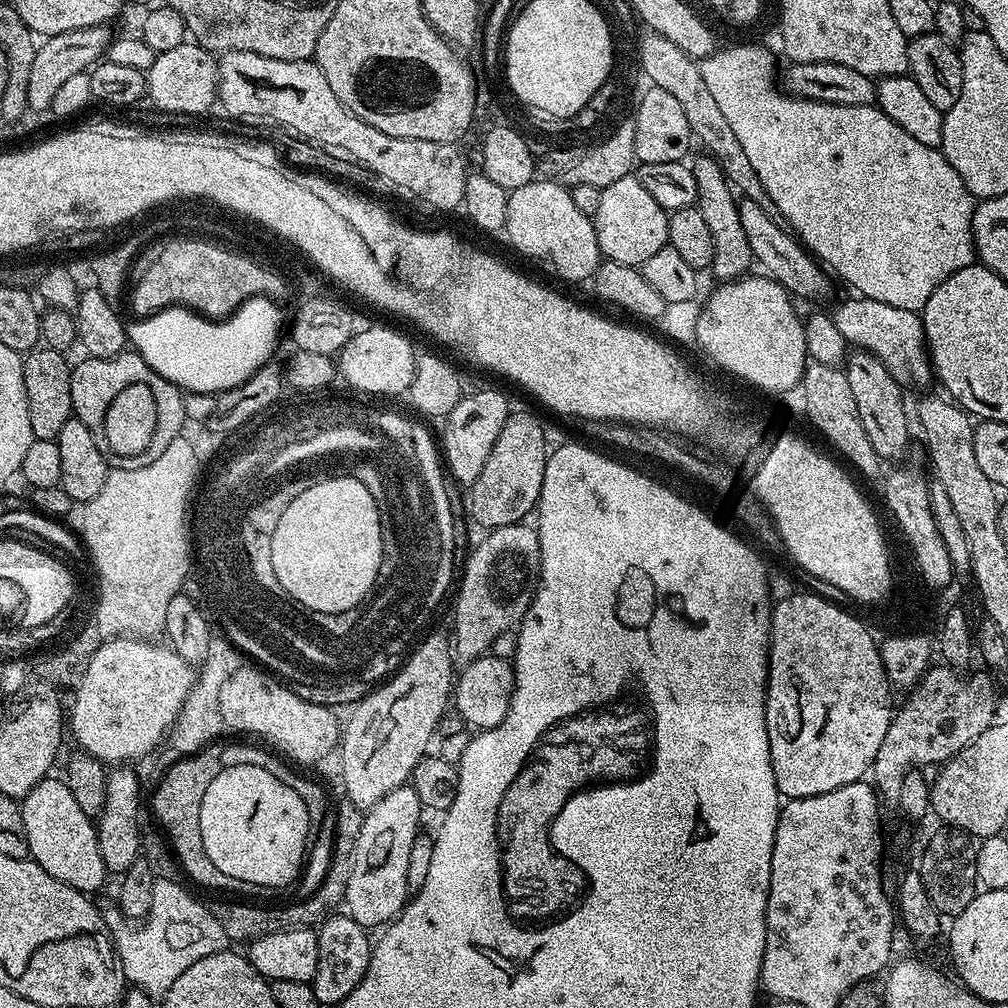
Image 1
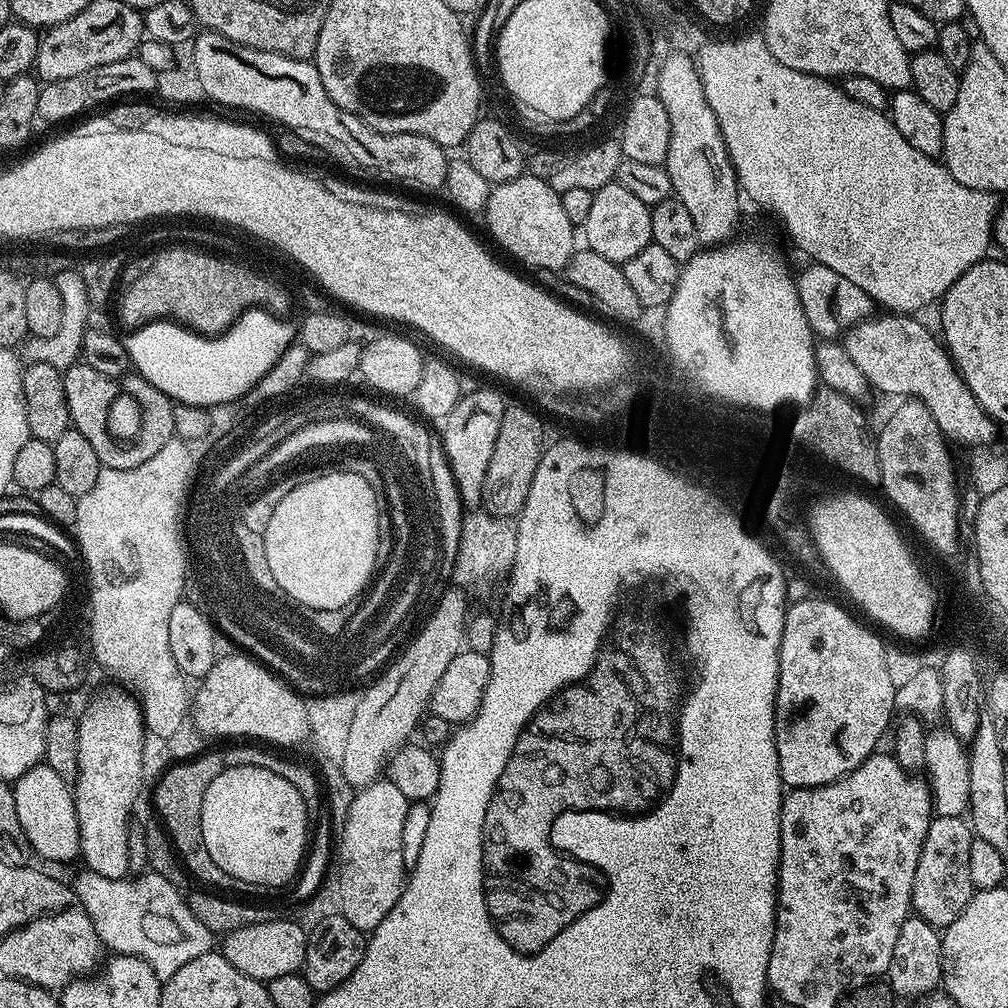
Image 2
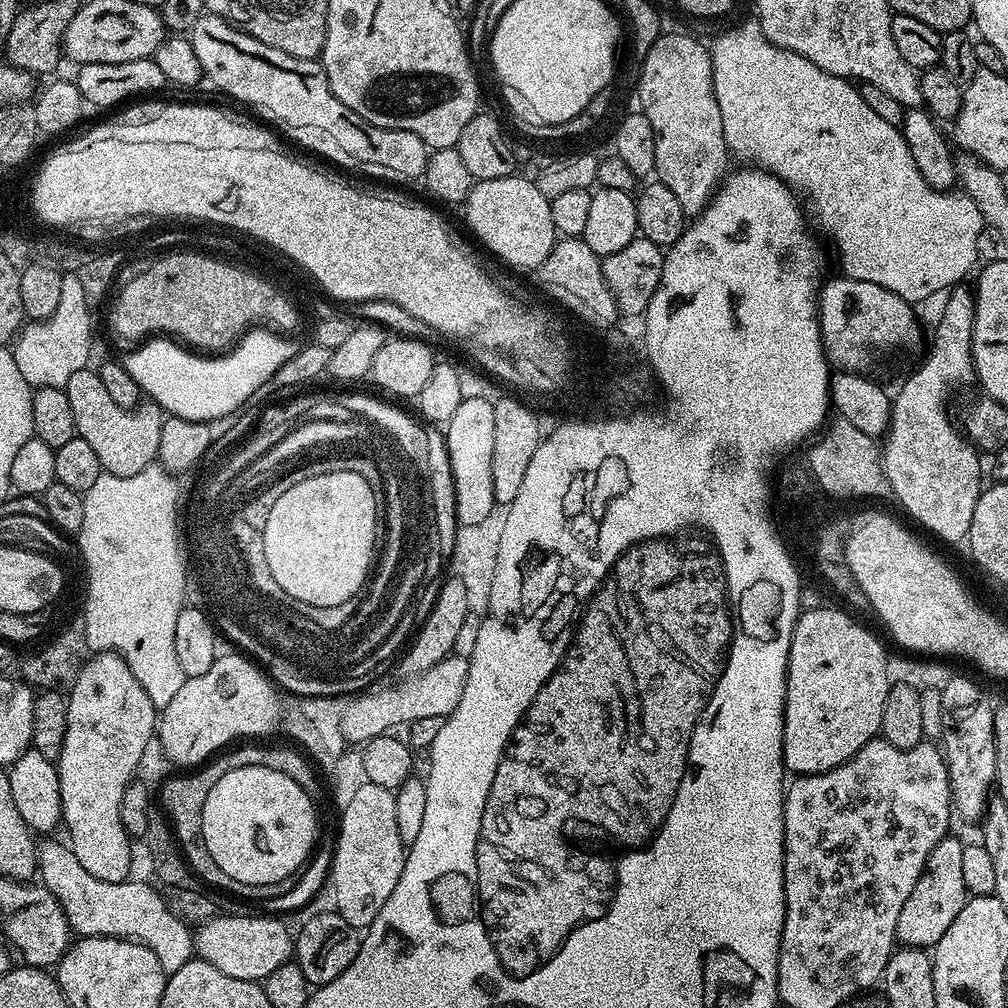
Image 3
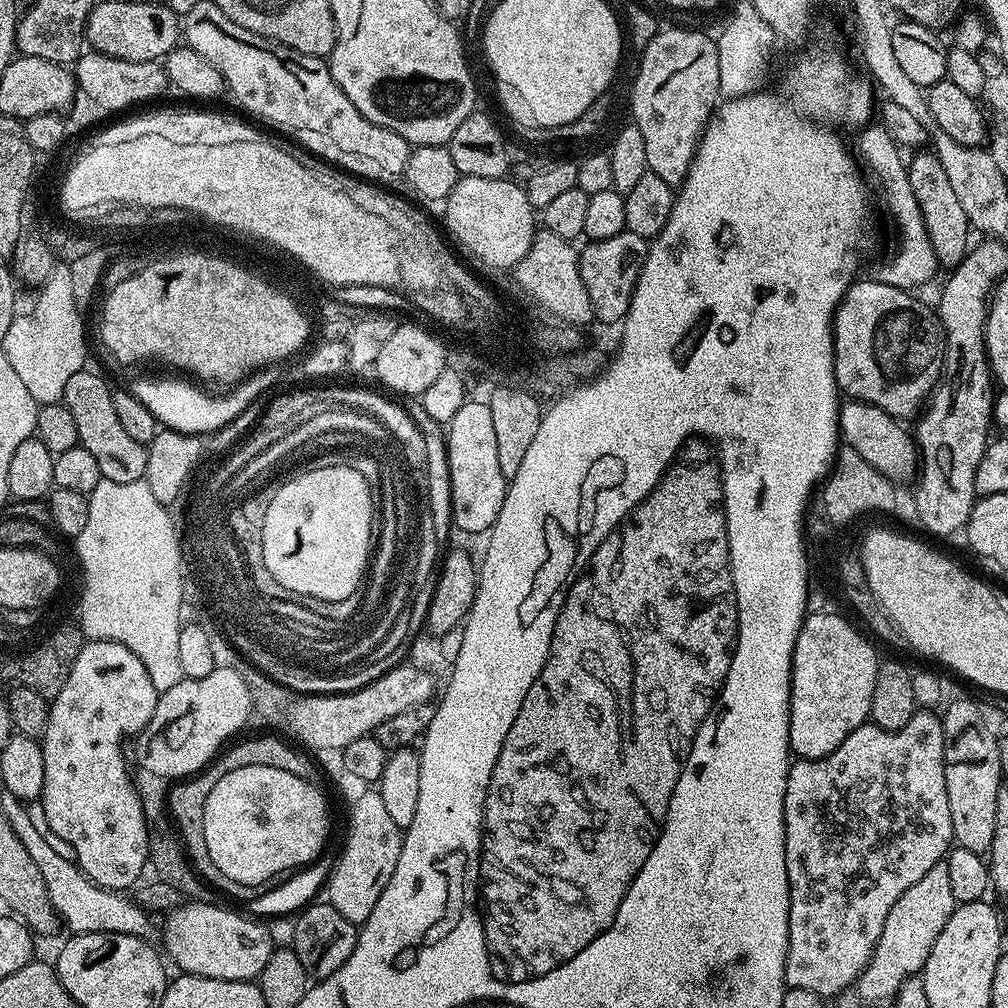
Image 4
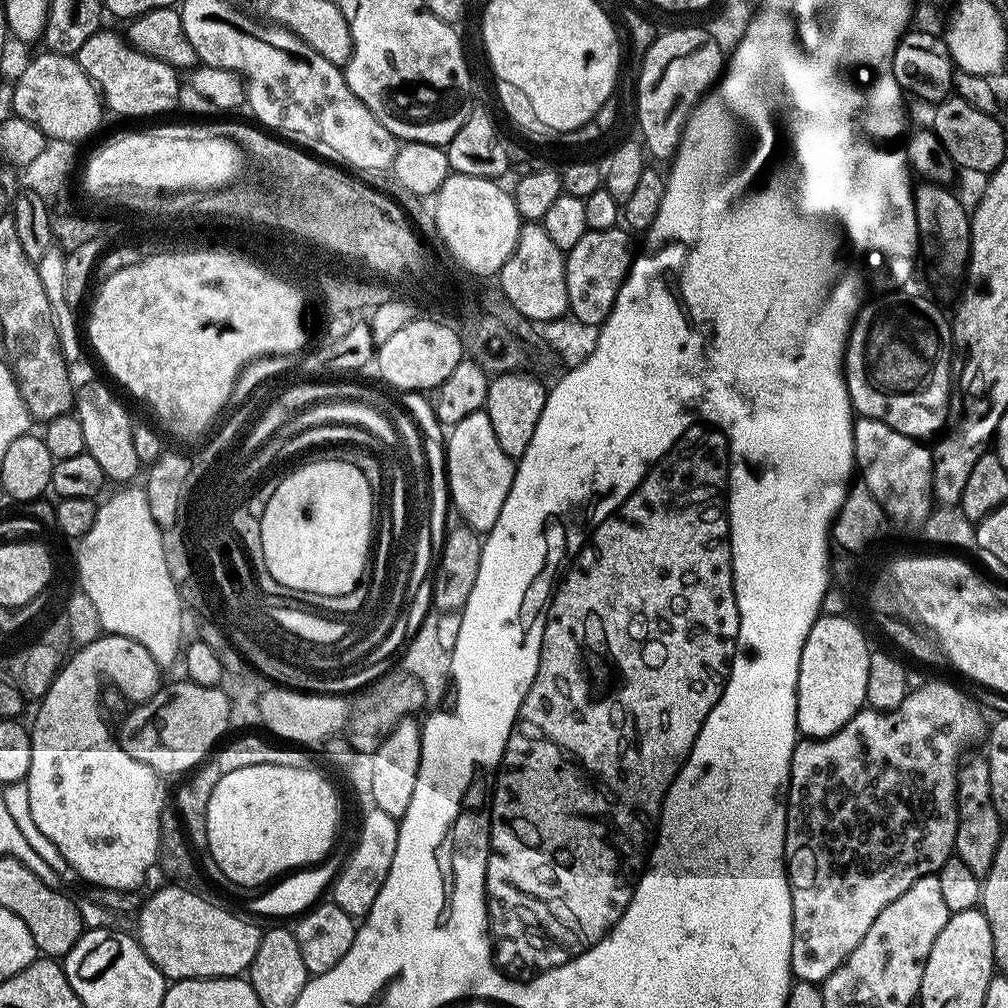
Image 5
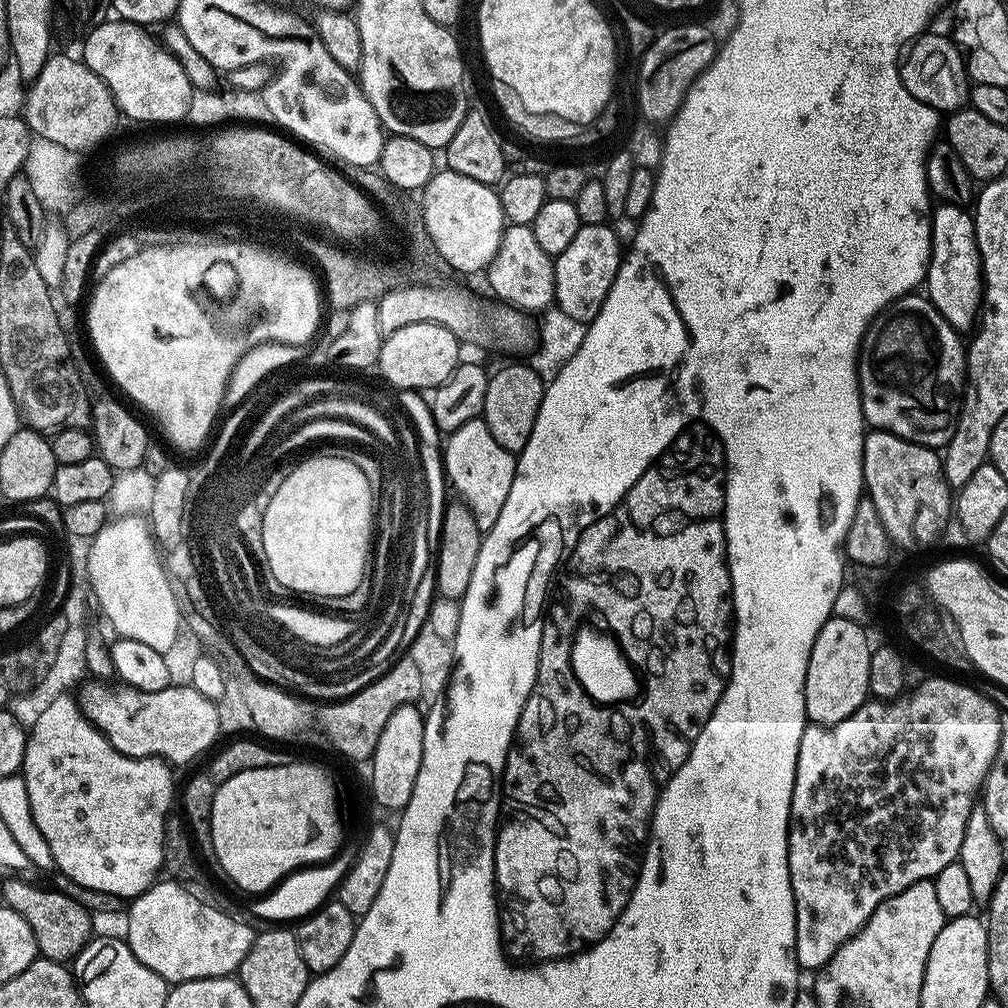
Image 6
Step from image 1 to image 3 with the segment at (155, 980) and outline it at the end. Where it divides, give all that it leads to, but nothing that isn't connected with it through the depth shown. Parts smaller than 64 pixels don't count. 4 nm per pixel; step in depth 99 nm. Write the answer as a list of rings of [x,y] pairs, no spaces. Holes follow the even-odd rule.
[[[56,838],[39,841],[36,849],[38,876],[43,887],[48,888],[54,898],[58,898],[68,924],[77,937],[116,936],[120,940],[135,940],[137,944],[154,950],[165,974],[176,972],[185,962],[193,959],[193,929],[171,913],[163,895],[159,896],[150,885],[135,878],[117,884],[94,878],[90,870],[82,870],[82,862],[74,858],[67,843],[59,844],[52,839]]]

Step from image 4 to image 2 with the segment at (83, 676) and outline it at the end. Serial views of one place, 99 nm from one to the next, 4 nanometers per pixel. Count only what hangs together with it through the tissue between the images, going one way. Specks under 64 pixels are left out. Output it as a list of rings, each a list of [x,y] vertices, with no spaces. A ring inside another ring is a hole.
[[[112,688],[94,697],[88,709],[78,716],[79,777],[74,784],[74,795],[80,856],[87,871],[111,880],[123,880],[129,875],[128,825],[133,819],[132,807],[140,796],[140,787],[146,784],[142,776],[144,714],[137,697],[132,696]]]

